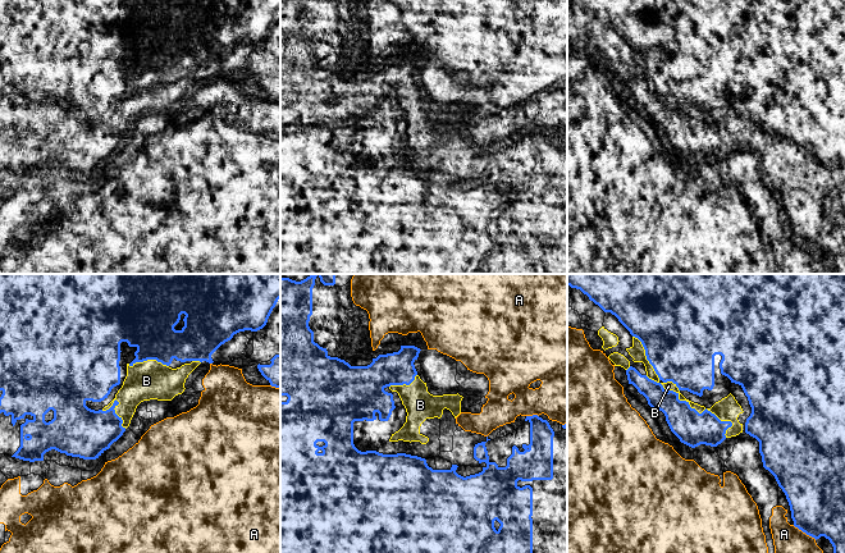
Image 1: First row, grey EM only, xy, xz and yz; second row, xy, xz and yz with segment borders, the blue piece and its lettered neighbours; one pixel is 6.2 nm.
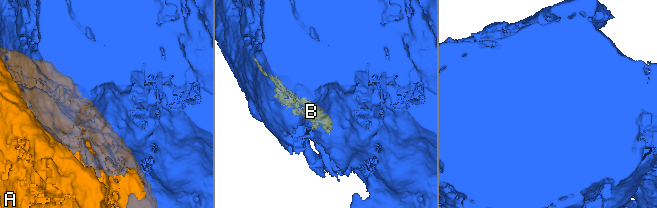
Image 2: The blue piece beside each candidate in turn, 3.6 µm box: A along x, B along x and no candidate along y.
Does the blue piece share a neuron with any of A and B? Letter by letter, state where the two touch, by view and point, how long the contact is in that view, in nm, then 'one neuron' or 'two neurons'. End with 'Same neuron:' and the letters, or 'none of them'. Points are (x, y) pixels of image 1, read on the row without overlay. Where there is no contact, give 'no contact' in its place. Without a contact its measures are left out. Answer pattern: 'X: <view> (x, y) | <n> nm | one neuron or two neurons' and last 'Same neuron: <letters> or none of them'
A: yz (804, 245) | 180 nm | two neurons
B: yz (694, 122) | 650 nm | one neuron
Same neuron: B

